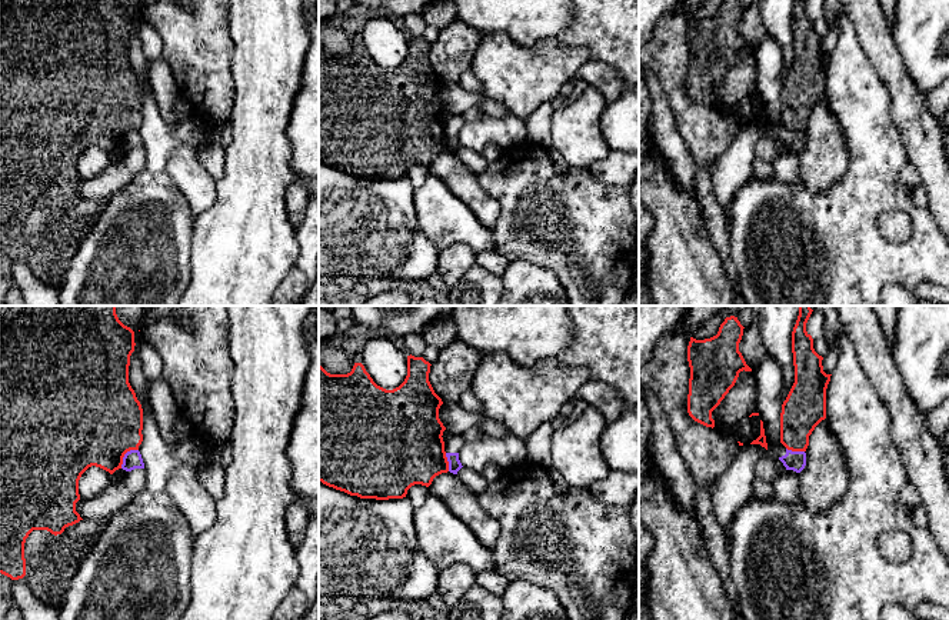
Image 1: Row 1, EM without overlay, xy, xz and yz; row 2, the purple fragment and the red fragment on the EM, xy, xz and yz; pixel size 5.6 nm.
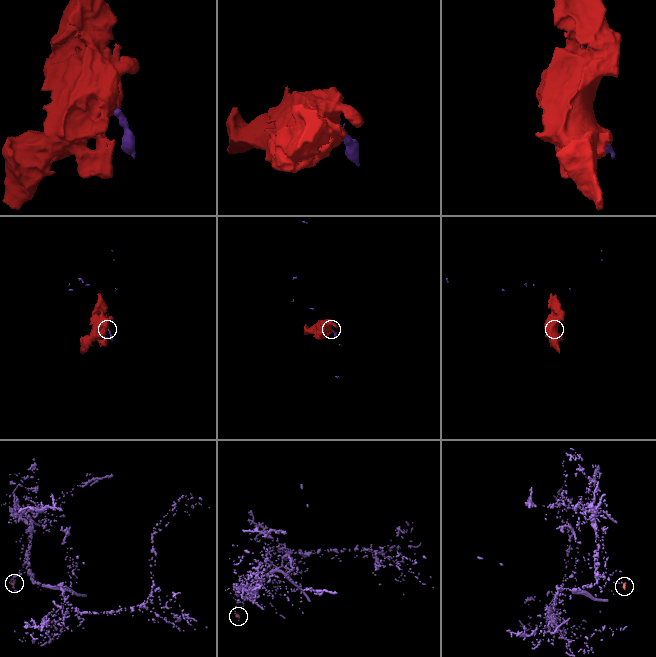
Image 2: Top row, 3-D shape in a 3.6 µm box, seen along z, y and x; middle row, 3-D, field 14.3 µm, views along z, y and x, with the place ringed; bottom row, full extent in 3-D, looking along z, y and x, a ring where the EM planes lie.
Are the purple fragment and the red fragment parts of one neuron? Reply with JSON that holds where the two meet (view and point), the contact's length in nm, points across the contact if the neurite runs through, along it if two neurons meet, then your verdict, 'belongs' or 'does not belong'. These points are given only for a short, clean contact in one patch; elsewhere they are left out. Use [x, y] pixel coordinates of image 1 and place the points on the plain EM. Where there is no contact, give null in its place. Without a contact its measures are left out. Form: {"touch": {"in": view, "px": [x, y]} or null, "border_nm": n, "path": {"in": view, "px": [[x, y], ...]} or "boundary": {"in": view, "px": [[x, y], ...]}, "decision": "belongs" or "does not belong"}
{"touch": {"in": "xy", "px": [125, 134]}, "border_nm": 150, "boundary": {"in": "xy", "px": [[137, 129], [130, 129], [125, 134], [120, 147]]}, "decision": "does not belong"}

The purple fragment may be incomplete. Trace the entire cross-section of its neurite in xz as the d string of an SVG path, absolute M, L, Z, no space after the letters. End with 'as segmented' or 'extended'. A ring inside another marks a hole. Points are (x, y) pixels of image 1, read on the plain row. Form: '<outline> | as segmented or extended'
M452 114L450 119L444 123L444 131L449 141L449 151L457 154L457 151L463 147L459 140L459 131L463 126L464 120L460 114Z | extended

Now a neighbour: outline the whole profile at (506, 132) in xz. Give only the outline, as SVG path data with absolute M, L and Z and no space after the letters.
M483 114L479 120L463 123L459 140L463 147L482 153L490 143L506 149L527 141L527 129L525 120L513 116Z

